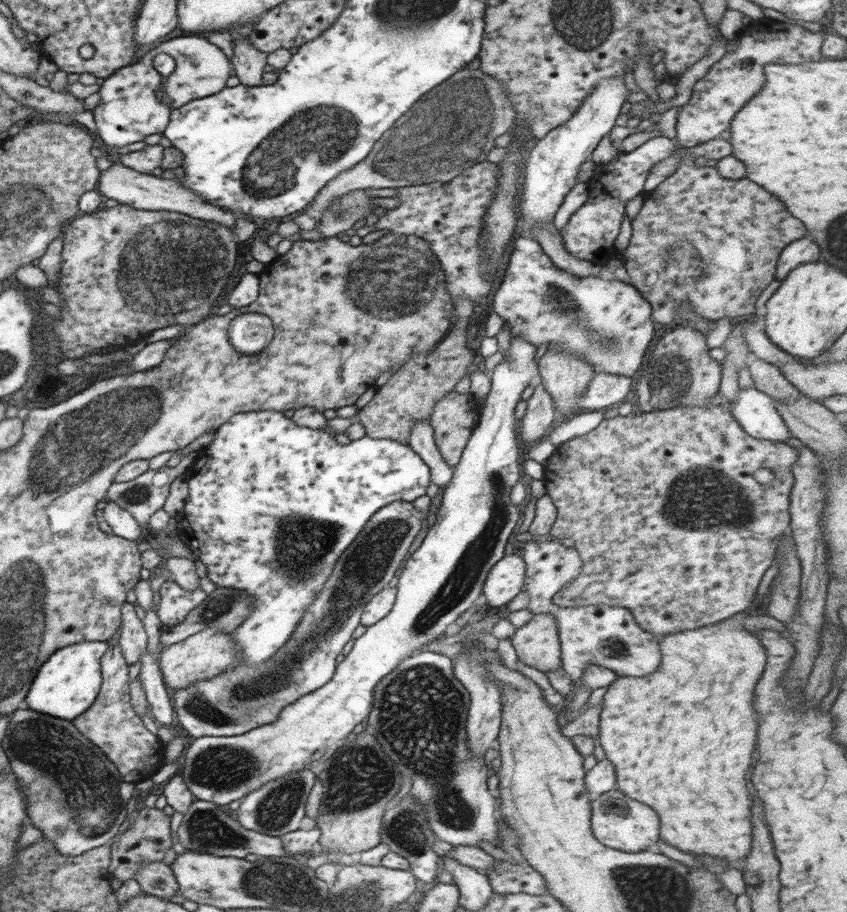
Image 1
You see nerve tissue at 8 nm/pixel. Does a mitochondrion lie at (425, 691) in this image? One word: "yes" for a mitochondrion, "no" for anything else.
yes

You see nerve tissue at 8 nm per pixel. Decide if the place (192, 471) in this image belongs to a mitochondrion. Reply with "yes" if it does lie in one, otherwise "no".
no

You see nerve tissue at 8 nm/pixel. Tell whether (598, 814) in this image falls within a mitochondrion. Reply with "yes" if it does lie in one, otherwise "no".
no

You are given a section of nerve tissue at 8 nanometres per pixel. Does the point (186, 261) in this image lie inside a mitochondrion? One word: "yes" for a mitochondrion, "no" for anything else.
yes

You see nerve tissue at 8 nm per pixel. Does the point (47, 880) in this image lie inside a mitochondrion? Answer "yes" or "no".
no

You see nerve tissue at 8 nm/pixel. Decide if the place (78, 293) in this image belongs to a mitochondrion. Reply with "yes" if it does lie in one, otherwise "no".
no

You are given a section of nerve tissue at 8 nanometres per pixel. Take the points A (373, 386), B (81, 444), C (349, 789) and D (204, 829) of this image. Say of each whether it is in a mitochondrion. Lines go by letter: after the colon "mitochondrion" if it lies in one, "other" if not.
A: other
B: mitochondrion
C: mitochondrion
D: mitochondrion

